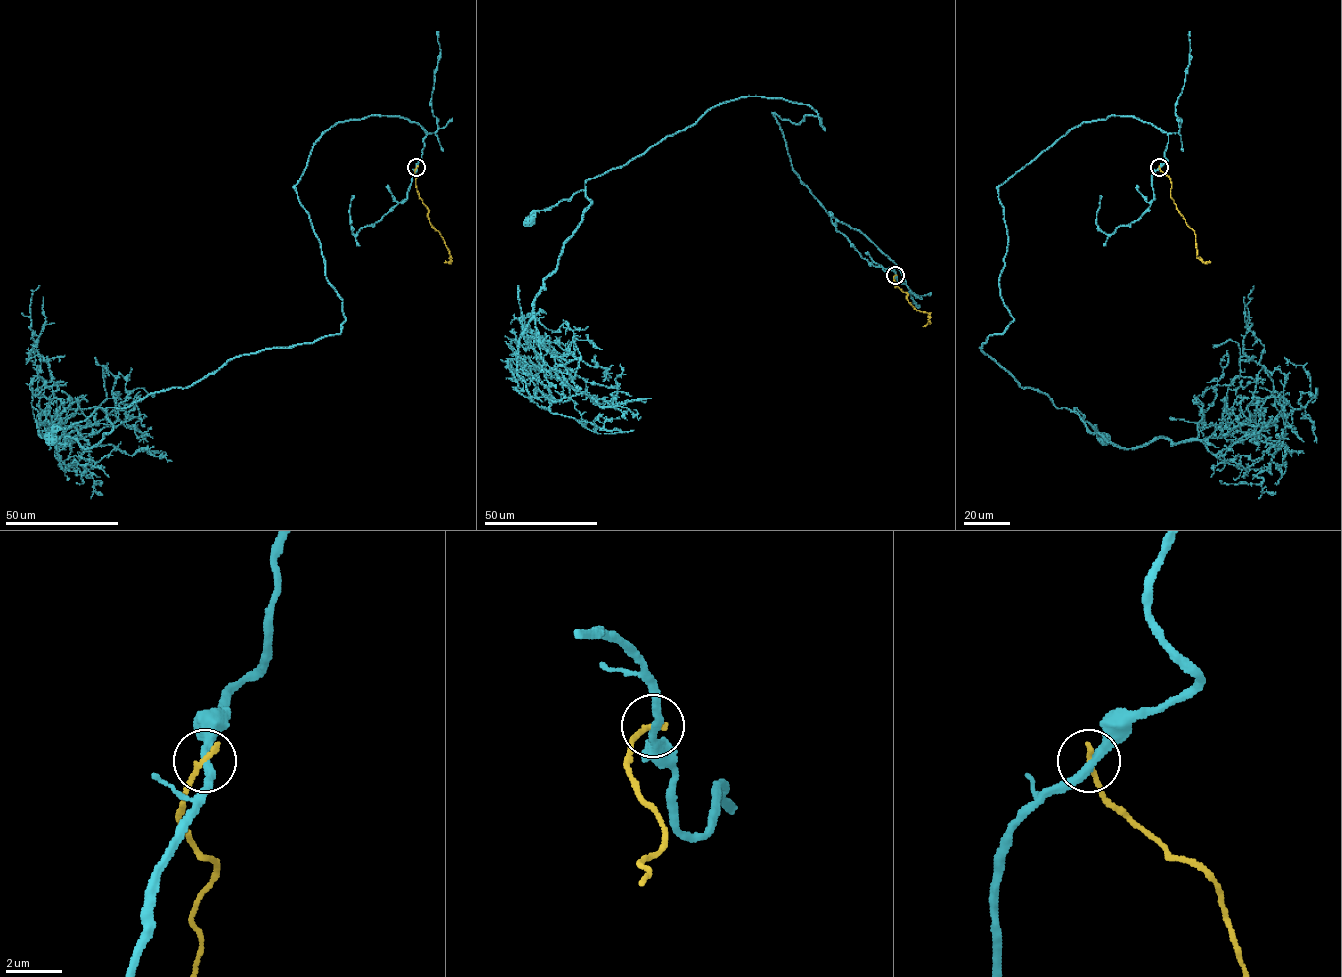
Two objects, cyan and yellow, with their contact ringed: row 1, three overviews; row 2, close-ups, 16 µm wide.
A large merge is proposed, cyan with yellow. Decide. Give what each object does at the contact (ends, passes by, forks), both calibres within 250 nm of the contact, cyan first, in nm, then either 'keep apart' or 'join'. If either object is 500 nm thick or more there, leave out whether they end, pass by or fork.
cyan passes by; yellow ends there; 300 nm thick on the cyan side, 200 nm on the other; keep apart

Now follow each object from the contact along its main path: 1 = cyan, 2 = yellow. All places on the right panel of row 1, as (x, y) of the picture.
1: (1159, 167), (1165, 132), (1110, 115), (998, 187), (1013, 319), (980, 348), (1103, 438)
2: (1159, 167), (1171, 180), (1171, 197), (1176, 209), (1194, 231), (1197, 257), (1210, 262)

